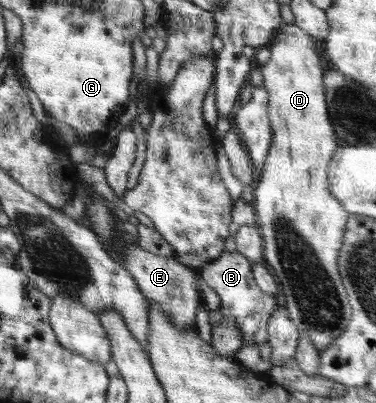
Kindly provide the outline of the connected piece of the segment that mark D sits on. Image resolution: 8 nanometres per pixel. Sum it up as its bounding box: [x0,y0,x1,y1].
[252,23,351,351]

